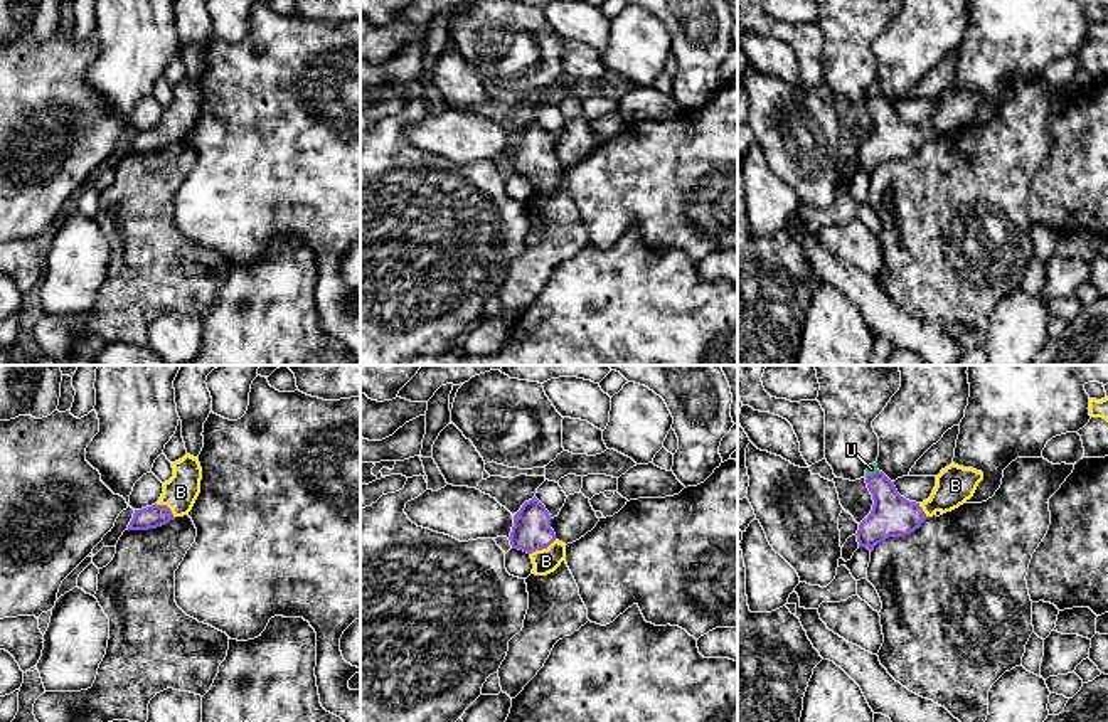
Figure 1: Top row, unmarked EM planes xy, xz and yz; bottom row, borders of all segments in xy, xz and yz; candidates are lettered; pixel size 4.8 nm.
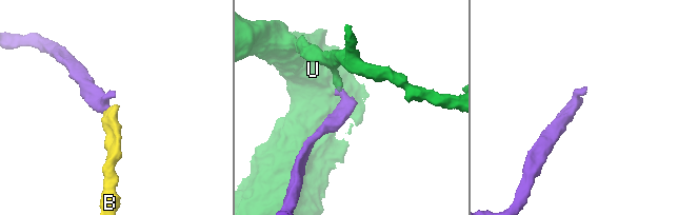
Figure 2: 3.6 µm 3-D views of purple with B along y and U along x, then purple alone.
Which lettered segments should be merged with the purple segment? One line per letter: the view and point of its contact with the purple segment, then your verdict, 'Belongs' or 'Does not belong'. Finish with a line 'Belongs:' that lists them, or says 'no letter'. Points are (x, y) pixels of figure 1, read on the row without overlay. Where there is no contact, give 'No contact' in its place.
B: Touches purple at xz (543, 170). Belongs
U: Touches purple at yz (873, 96). Does not belong
Belongs: B

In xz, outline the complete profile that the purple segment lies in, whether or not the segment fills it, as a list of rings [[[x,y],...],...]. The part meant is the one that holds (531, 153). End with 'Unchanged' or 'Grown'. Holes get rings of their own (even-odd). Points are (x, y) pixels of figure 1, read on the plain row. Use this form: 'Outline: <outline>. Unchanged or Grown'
Outline: [[[535,119],[525,125],[514,138],[509,163],[512,172],[530,178],[534,187],[532,197],[535,199],[554,195],[566,182],[566,167],[556,162],[551,151],[551,138]]]. Grown

